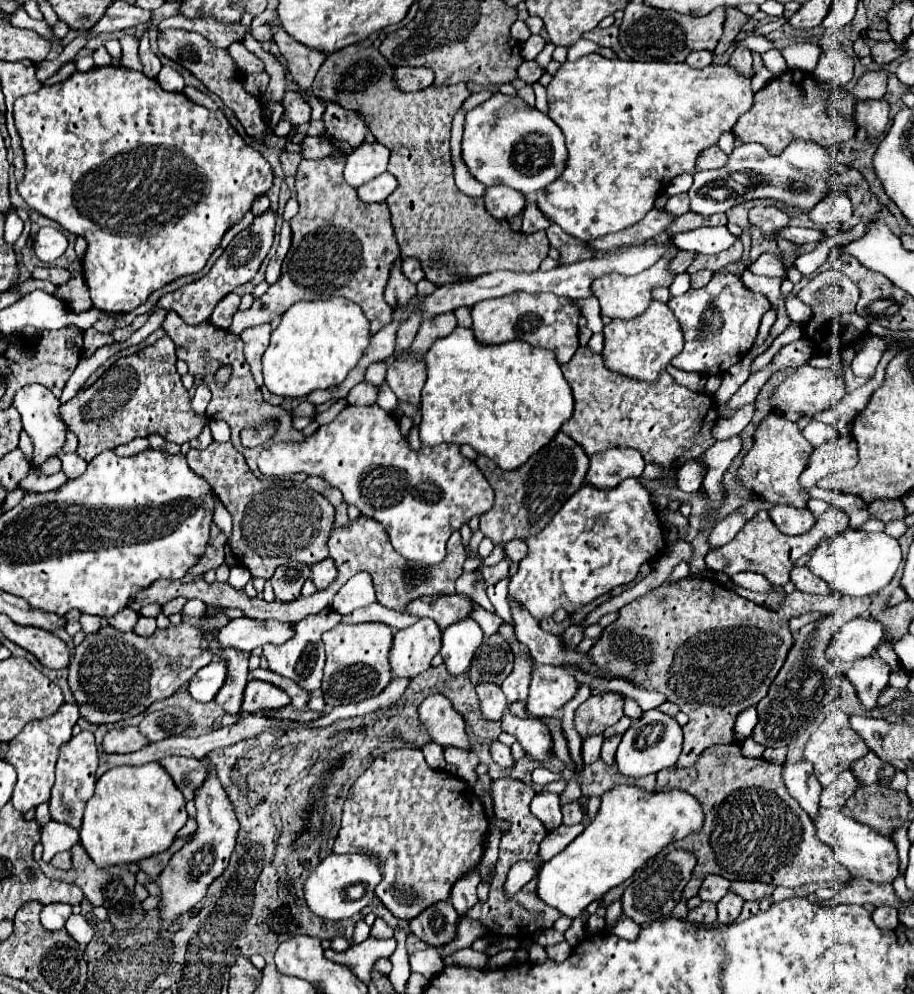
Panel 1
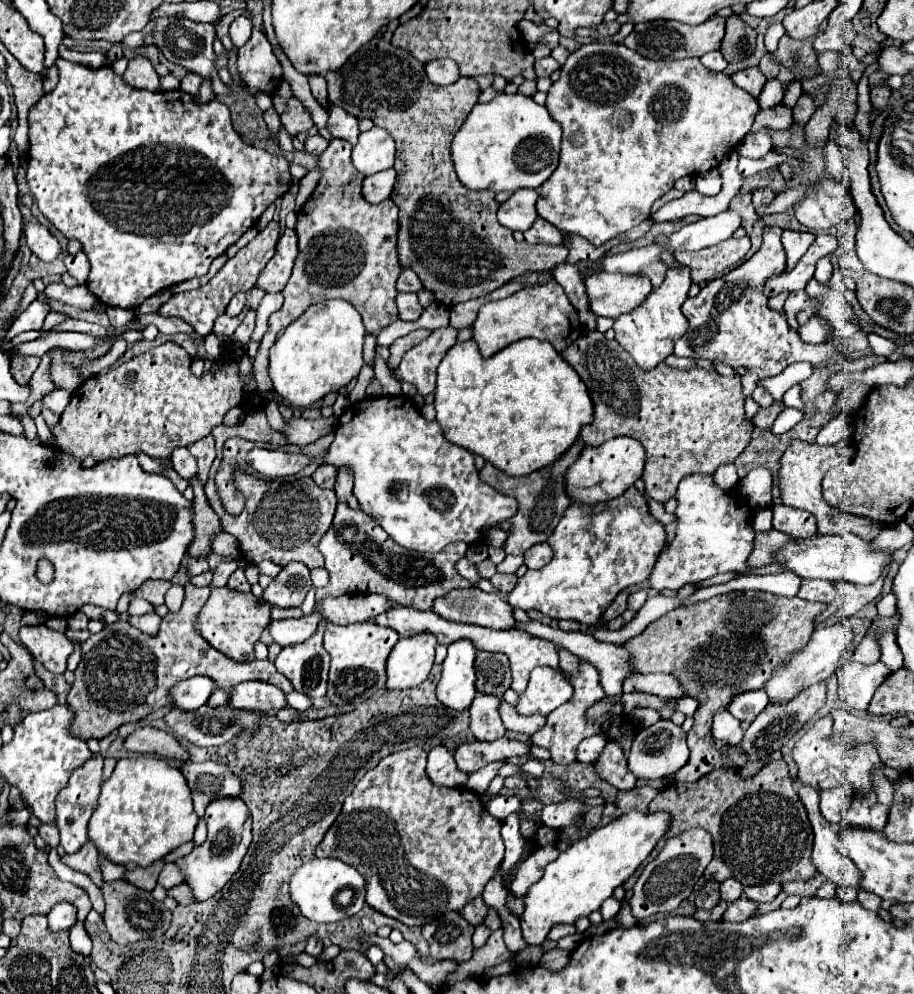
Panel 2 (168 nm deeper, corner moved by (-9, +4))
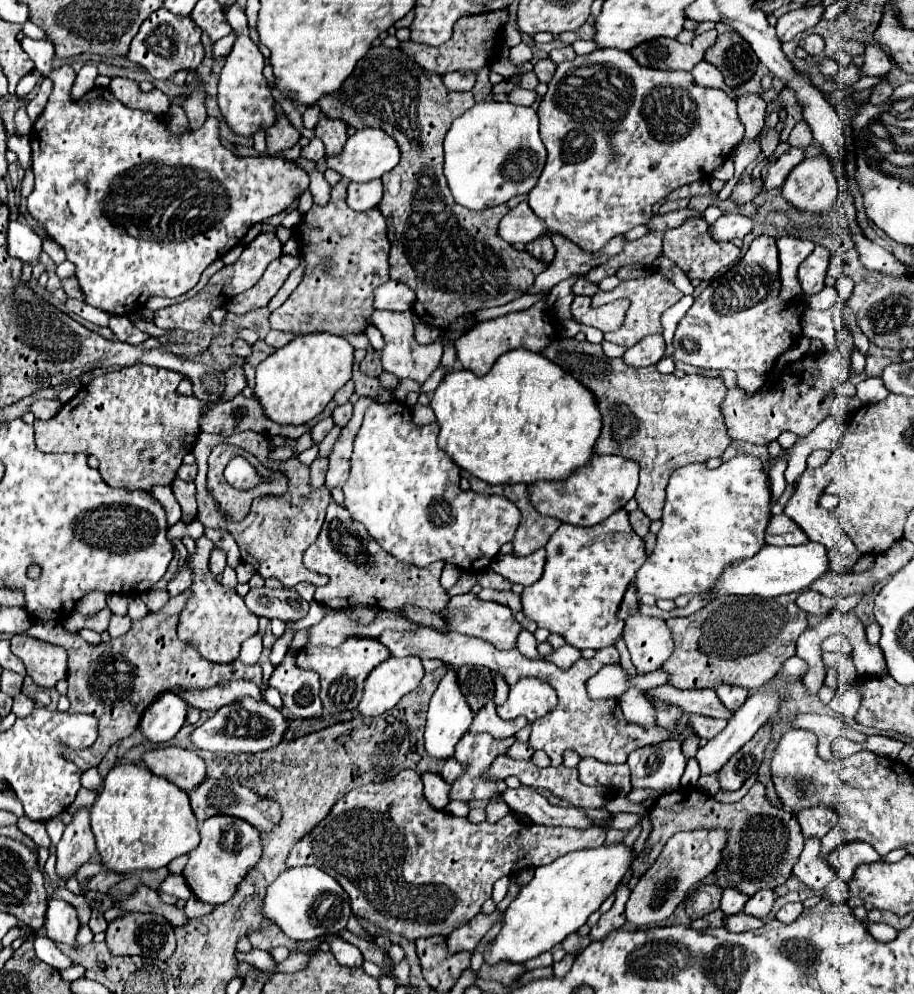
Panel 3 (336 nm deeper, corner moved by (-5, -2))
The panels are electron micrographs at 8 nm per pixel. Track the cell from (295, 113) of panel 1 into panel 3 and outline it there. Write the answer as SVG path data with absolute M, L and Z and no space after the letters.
M283 115L279 123L271 131L267 131L267 155L279 155L285 149L291 149L295 143L299 143L301 135L299 131L289 123L289 119Z

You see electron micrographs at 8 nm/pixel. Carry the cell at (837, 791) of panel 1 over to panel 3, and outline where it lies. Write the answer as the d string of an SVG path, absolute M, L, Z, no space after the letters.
M815 807L815 809L803 809L797 815L797 821L801 825L803 837L815 837L821 839L827 831L831 831L837 823L835 813L831 807Z

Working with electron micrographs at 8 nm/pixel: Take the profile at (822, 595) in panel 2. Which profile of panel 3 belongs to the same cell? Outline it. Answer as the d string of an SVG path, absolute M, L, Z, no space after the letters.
M805 591L805 593L799 595L797 605L799 605L805 613L825 615L825 613L833 611L833 607L835 607L835 599L831 599L831 597L823 597L821 593L815 593L815 591Z

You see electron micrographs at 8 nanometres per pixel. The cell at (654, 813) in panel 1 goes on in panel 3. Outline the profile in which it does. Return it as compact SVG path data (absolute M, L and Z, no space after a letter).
M623 843L619 845L603 845L597 849L581 849L581 851L573 851L567 853L563 857L559 857L557 861L553 861L551 865L543 865L539 869L535 869L533 879L521 887L519 895L509 903L509 907L505 909L505 917L503 917L503 927L499 931L499 935L483 945L483 959L487 965L499 965L501 961L507 963L523 963L529 961L545 951L551 951L555 945L559 945L567 935L575 933L579 927L583 927L587 923L587 917L599 909L599 905L617 889L617 885L621 883L625 871L629 869L633 861L633 851L629 847L625 847Z

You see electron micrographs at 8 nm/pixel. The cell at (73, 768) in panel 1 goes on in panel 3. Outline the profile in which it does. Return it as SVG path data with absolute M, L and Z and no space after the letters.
M79 809L73 815L73 821L65 827L65 833L57 845L57 863L55 873L61 879L69 879L77 869L87 863L95 853L95 837L89 825L89 811Z

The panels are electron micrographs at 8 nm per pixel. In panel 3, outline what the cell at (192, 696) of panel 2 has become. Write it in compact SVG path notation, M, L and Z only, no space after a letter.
M161 693L151 707L141 717L139 729L145 739L153 743L163 743L175 737L175 733L183 727L187 715L187 703L177 699L175 693Z

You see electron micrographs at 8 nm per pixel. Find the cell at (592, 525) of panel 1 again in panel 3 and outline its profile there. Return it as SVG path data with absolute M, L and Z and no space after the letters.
M621 509L607 517L603 523L593 527L575 527L575 525L561 525L555 535L551 535L547 549L547 563L543 577L527 587L521 593L523 613L537 623L537 627L545 627L551 633L561 635L567 645L583 651L583 649L603 649L617 643L623 631L623 621L617 619L619 605L623 601L623 595L633 581L637 569L645 563L645 545L643 539L637 537L631 531L631 525L627 521L627 511Z

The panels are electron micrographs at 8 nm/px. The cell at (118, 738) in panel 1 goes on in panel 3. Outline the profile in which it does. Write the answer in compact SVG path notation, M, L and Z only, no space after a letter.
M179 747L155 749L147 751L143 755L143 761L147 763L151 773L165 777L185 793L191 793L207 779L205 761L197 755L197 751L179 749Z

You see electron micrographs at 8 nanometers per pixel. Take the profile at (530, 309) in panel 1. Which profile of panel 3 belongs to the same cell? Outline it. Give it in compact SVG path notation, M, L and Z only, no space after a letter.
M539 301L527 311L509 313L505 317L483 321L475 325L469 333L459 337L455 341L455 351L457 351L457 361L461 363L461 367L467 371L473 371L475 375L485 375L491 371L497 357L501 357L507 351L527 349L527 351L539 353L543 347L547 347L553 339L557 339L557 329L555 329L555 319L543 313L543 305L545 301Z

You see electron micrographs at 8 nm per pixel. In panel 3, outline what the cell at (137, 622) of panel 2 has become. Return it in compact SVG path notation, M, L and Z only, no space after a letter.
M111 615L111 621L109 621L109 627L107 627L107 633L109 637L121 637L129 631L131 627L131 619L125 615L125 617L119 617L119 615Z

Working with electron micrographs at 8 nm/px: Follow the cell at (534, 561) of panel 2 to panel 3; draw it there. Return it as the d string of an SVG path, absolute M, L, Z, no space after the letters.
M539 549L527 557L517 557L517 555L497 555L493 559L493 569L501 577L509 579L511 583L521 583L521 585L533 585L535 581L541 579L545 567L545 549Z

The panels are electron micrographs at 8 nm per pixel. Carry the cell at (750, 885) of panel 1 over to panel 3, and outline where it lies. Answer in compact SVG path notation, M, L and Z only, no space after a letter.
M763 889L759 893L755 893L753 897L749 897L749 901L745 903L745 913L747 915L753 915L753 917L759 917L759 919L765 919L773 907L773 901L775 901L775 893L771 889Z

